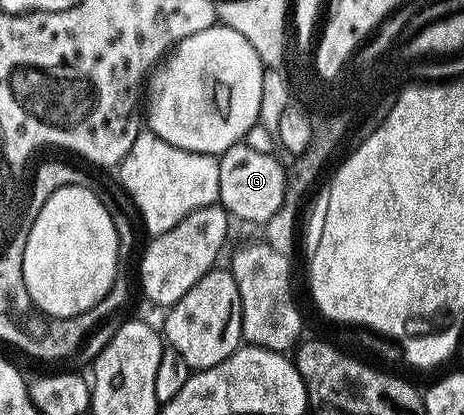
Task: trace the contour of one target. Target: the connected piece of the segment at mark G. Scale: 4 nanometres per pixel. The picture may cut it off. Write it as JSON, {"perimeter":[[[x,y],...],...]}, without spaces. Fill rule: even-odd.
{"perimeter":[[[239,143],[228,147],[218,157],[220,167],[220,191],[218,201],[231,218],[251,221],[259,227],[281,209],[285,201],[287,166],[277,161],[274,153],[256,151],[251,145]]]}

